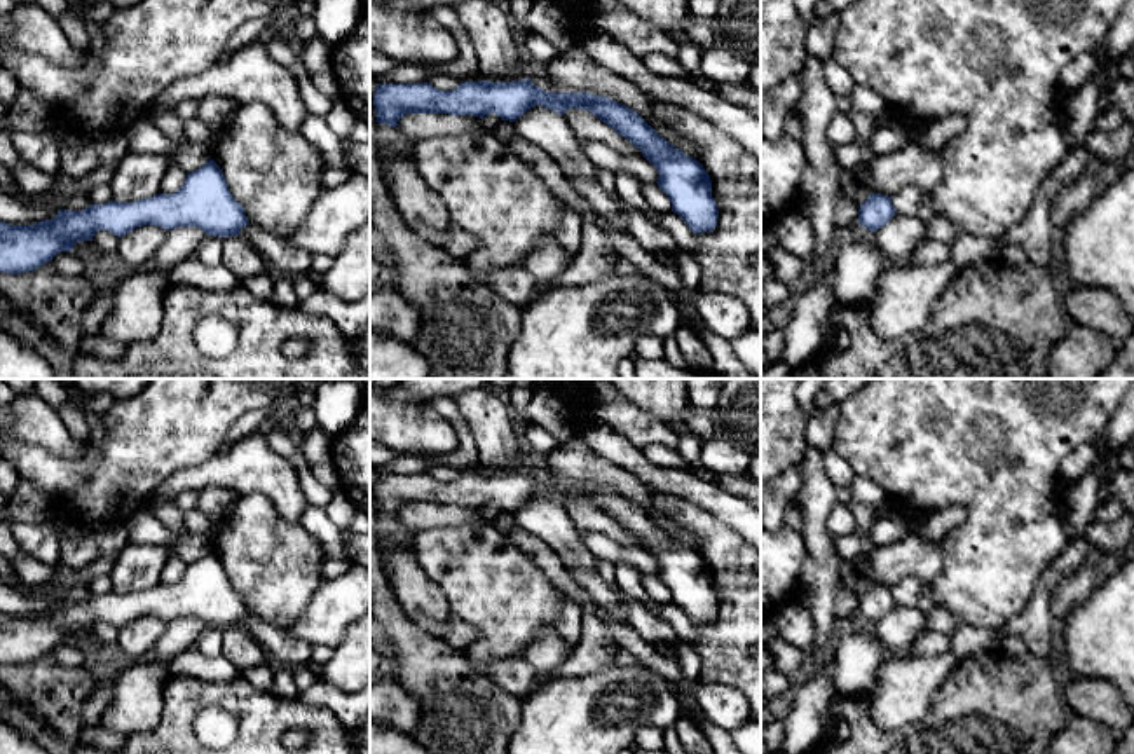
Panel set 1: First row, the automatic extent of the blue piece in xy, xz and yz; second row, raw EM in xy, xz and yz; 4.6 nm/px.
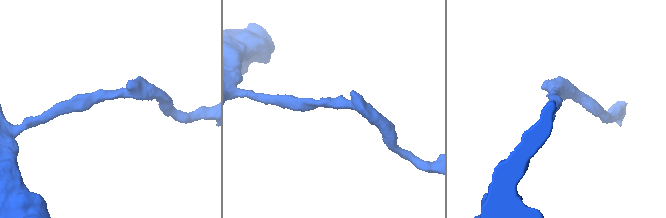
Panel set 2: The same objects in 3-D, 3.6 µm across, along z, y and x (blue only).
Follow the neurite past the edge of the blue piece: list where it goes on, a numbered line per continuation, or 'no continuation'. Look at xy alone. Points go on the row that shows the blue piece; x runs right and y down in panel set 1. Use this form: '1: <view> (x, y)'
no continuation

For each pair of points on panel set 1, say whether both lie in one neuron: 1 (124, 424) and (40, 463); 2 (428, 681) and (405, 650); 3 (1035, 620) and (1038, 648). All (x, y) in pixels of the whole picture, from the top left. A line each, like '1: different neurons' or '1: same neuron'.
1: same neuron
2: same neuron
3: same neuron

